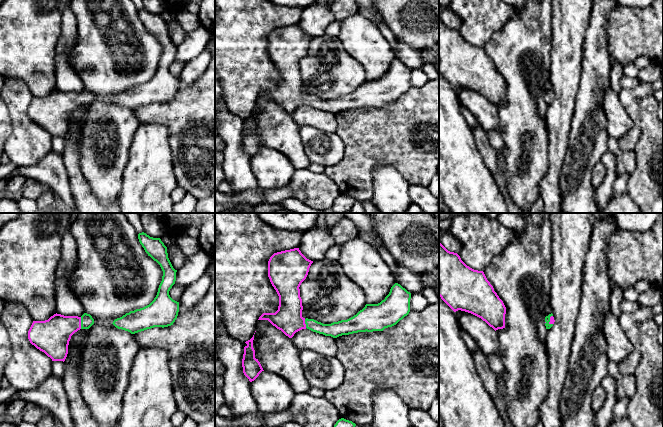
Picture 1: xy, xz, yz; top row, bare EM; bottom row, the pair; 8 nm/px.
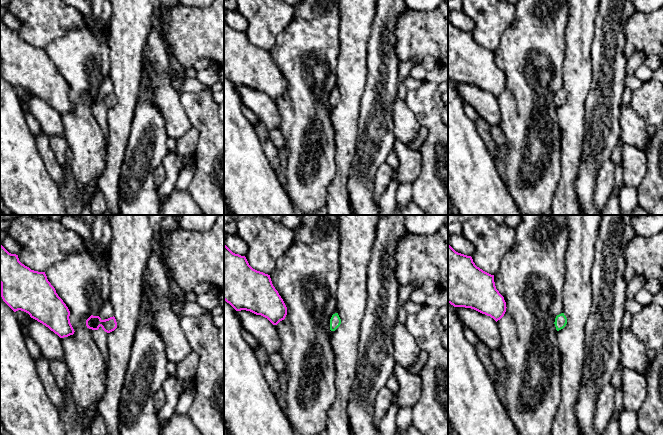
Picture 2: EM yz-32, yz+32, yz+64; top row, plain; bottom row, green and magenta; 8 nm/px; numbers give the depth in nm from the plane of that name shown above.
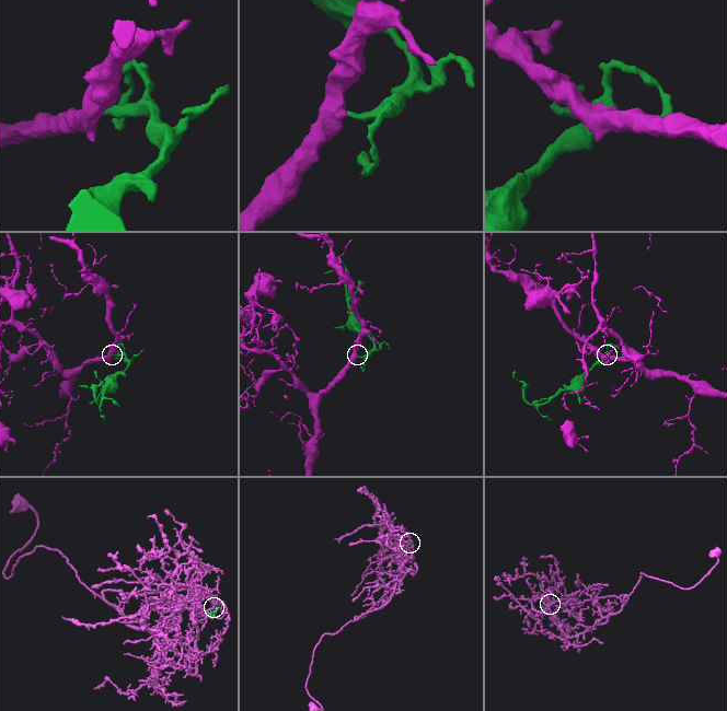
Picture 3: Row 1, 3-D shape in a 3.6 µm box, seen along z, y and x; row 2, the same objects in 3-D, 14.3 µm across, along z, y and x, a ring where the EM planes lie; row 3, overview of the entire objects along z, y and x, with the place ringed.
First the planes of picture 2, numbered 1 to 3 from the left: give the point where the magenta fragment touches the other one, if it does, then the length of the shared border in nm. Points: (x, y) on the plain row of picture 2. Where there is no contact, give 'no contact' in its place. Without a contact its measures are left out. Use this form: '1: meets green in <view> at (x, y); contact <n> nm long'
1: no contact
2: no contact
3: no contact

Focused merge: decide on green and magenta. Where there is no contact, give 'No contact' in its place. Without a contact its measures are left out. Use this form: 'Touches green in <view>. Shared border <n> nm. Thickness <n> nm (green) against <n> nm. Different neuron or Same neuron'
Touches green in xy. Shared border 100 nm. Thickness 100 nm (green) against 280 nm. Same neuron

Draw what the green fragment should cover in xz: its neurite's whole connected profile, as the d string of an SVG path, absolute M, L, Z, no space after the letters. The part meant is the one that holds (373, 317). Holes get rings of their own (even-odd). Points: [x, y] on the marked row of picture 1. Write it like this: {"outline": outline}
{"outline": "M299 248L277 252L270 257L268 261L268 277L279 296L279 306L275 313L263 313L258 320L268 320L289 338L292 338L296 332L306 328L325 336L337 338L358 332L383 331L385 328L396 325L409 314L411 293L400 284L395 283L384 300L378 304L366 304L362 310L347 320L323 324L314 319L303 318L299 287L306 279L312 263L313 261L307 259Z"}

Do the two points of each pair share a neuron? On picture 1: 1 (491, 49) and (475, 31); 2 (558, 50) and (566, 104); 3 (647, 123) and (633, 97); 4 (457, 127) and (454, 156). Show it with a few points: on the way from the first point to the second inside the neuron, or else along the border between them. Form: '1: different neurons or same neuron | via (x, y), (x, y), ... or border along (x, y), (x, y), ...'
1: different neurons | border along (502, 27), (493, 34), (483, 47)
2: same neuron | via (565, 63), (565, 91)
3: same neuron | via (646, 117), (639, 103)
4: same neuron | via (454, 134), (454, 149)

